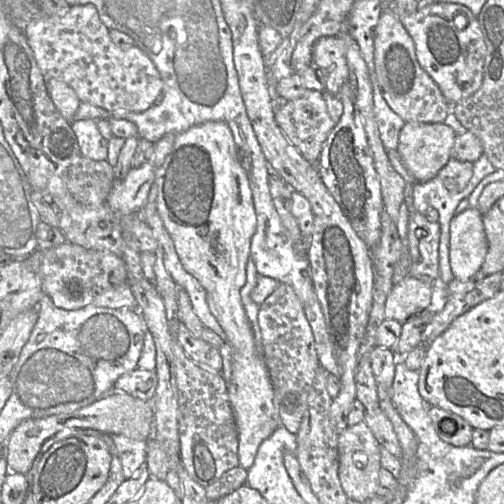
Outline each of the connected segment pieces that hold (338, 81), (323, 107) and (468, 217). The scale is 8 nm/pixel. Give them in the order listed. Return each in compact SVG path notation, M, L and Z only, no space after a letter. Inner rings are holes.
M322 37L313 46L312 63L323 72L326 77L326 91L334 96L339 93L342 86L349 79L346 51L346 43L340 37Z
M307 91L307 93L299 99L282 102L275 109L274 114L275 121L281 131L298 149L301 155L311 163L317 162L322 147L335 126L327 111L327 105L322 93L323 92Z
M468 208L455 215L450 223L450 264L454 278L469 280L481 269L487 251L480 211Z

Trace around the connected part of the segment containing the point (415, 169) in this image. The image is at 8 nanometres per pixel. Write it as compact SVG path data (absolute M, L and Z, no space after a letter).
M406 123L399 134L397 152L416 182L425 183L436 177L452 158L457 134L444 123Z

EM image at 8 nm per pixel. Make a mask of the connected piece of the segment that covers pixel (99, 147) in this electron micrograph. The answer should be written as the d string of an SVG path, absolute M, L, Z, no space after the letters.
M94 119L71 122L82 156L92 160L107 160L108 140L100 133Z

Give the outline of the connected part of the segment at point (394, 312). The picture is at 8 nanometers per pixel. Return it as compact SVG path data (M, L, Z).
M408 276L392 287L385 303L385 318L404 323L427 309L436 308L445 298L445 288L440 283L434 286Z

